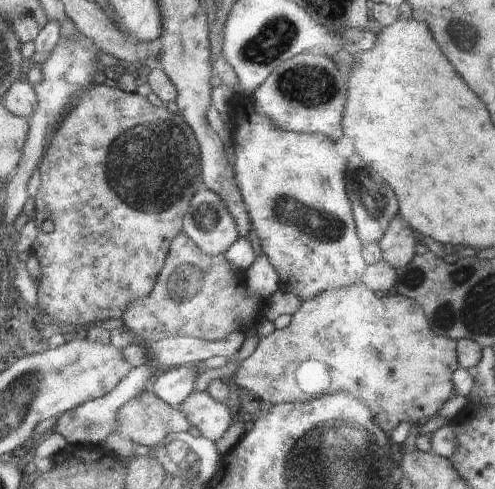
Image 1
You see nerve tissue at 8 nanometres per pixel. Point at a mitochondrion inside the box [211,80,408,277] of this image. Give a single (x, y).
(323, 225)

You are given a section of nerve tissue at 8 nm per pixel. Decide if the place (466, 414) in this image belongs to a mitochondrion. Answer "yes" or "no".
no

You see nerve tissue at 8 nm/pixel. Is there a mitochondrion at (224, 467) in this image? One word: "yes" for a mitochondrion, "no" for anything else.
no

